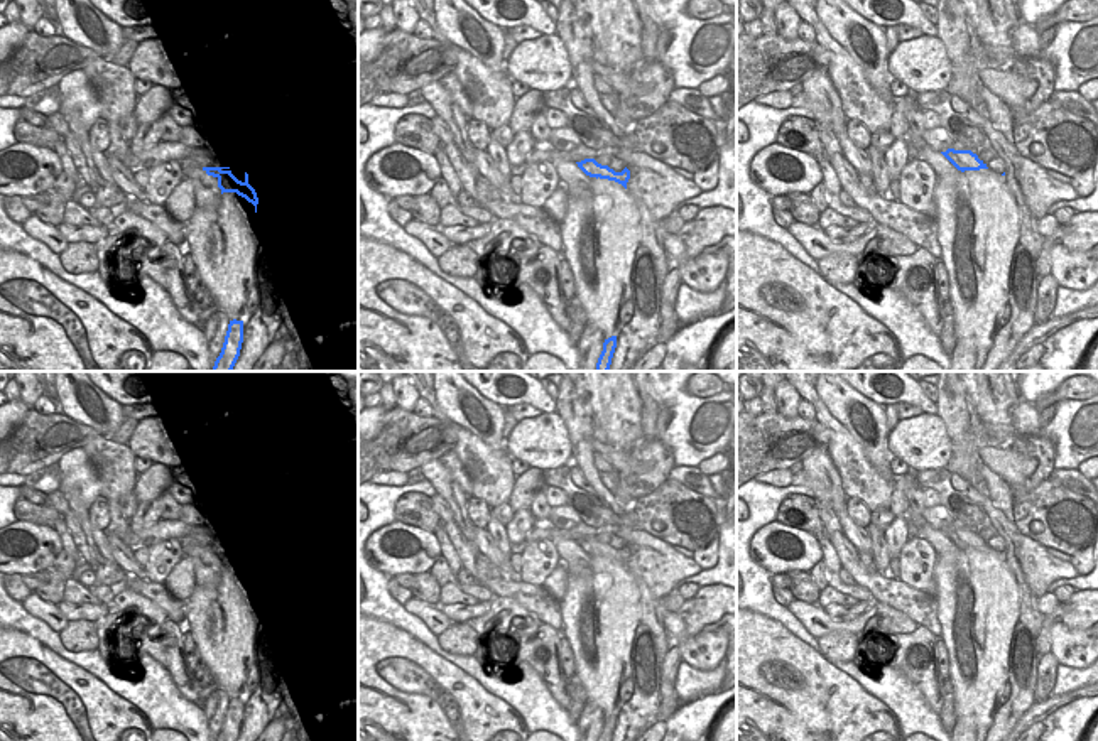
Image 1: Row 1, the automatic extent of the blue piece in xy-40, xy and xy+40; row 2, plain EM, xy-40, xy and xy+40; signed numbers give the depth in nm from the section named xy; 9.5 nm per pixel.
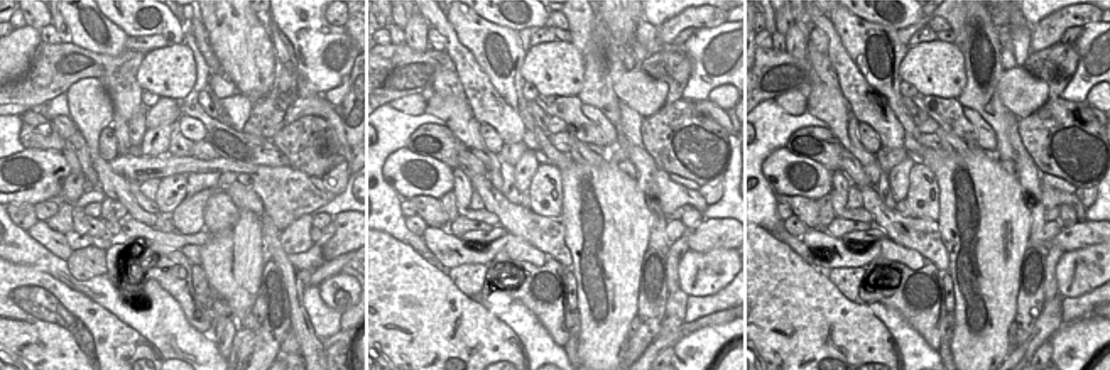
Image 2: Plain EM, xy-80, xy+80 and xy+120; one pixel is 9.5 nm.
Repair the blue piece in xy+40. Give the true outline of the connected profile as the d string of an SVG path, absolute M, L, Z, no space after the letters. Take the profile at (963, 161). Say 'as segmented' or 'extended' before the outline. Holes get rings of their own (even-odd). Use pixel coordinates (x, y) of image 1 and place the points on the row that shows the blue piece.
as segmented; M948 149L946 152L941 152L958 170L980 170L988 169L983 160L978 159L976 154L971 150L954 150Z

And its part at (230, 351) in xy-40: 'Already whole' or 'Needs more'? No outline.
Already whole

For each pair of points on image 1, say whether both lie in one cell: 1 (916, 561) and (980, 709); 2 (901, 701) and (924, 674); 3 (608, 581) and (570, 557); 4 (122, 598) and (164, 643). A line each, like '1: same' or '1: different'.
1: different
2: different
3: different
4: different

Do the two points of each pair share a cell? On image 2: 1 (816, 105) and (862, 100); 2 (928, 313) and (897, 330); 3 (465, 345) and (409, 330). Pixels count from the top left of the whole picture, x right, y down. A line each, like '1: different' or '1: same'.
1: different
2: different
3: same

